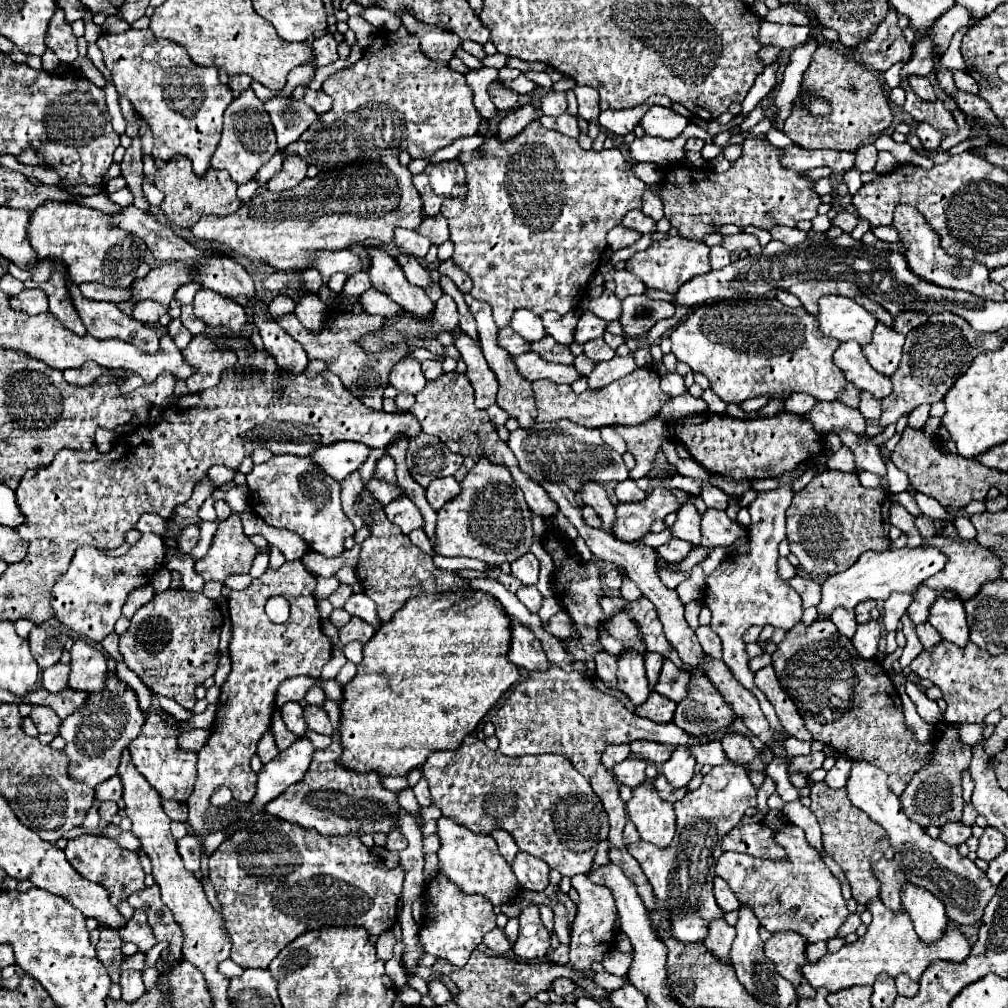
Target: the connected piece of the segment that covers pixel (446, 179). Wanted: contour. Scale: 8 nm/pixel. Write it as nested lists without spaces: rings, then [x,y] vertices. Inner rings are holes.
[[[449,160],[449,162],[439,162],[439,164],[429,164],[423,176],[429,176],[429,186],[437,196],[421,196],[423,198],[423,210],[425,204],[443,204],[445,198],[465,198],[467,196],[467,186],[465,186],[465,170],[459,160]]]

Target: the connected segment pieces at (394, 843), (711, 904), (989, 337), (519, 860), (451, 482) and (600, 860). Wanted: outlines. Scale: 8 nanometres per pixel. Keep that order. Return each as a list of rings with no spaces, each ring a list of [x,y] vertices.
[[[391,832],[389,838],[387,838],[387,850],[399,852],[403,848],[407,848],[407,838],[401,832]]]
[[[721,764],[713,766],[711,772],[703,776],[701,786],[673,806],[677,812],[677,832],[667,848],[657,848],[641,840],[629,844],[627,850],[641,864],[655,896],[667,904],[671,912],[671,934],[681,942],[699,942],[707,936],[707,924],[725,914],[717,908],[713,896],[713,878],[717,876],[715,862],[723,854],[721,840],[741,822],[747,808],[757,808],[757,790],[743,766]]]
[[[951,312],[929,316],[925,324],[913,328],[905,336],[901,364],[891,376],[893,394],[883,400],[883,414],[879,418],[881,430],[885,430],[889,424],[895,424],[903,414],[913,412],[921,404],[935,404],[943,400],[955,380],[969,370],[977,354],[999,350],[1003,344],[1005,338],[999,334],[975,332],[967,322],[959,320],[959,316],[951,316]]]
[[[519,852],[511,864],[519,884],[525,890],[531,892],[541,892],[549,886],[549,868],[543,860],[527,854],[527,852]]]
[[[453,476],[451,478],[439,478],[439,480],[433,480],[429,484],[429,488],[427,488],[427,500],[429,500],[433,510],[441,510],[443,504],[447,504],[459,492],[461,492],[459,482]]]
[[[605,840],[603,844],[599,844],[599,848],[597,848],[597,856],[595,856],[595,860],[593,860],[593,868],[591,868],[589,872],[593,872],[593,870],[601,868],[603,864],[609,864],[609,856],[607,856],[607,848],[609,848],[609,842],[607,842],[607,840]]]

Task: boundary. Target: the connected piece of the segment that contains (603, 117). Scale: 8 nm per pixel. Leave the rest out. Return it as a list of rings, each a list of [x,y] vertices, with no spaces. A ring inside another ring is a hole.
[[[653,96],[649,100],[645,100],[641,106],[631,108],[631,110],[623,110],[623,112],[601,112],[599,114],[599,124],[617,134],[617,136],[627,136],[629,132],[633,132],[633,128],[639,124],[639,120],[647,114],[649,108],[653,108],[655,104],[663,104],[663,106],[671,106],[671,100],[667,96]]]

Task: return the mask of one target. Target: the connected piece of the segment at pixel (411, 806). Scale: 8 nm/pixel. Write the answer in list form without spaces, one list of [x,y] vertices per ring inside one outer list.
[[[407,788],[407,790],[403,790],[403,792],[397,792],[399,794],[399,804],[405,808],[405,812],[409,812],[411,816],[415,816],[415,820],[417,820],[417,824],[419,824],[419,828],[423,828],[423,820],[419,818],[419,814],[417,814],[417,810],[419,810],[419,804],[417,804],[417,800],[415,800],[415,794],[413,794],[413,790],[411,788]]]

